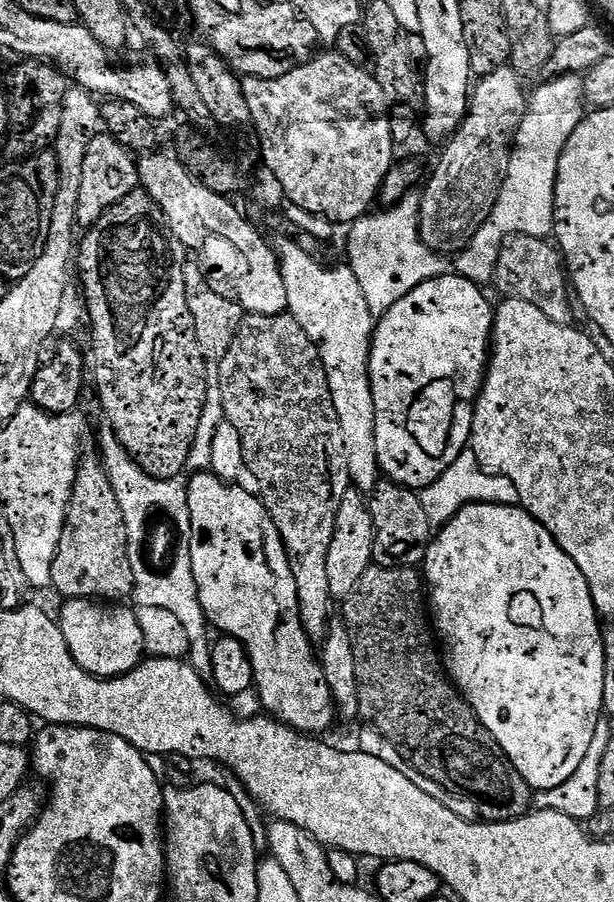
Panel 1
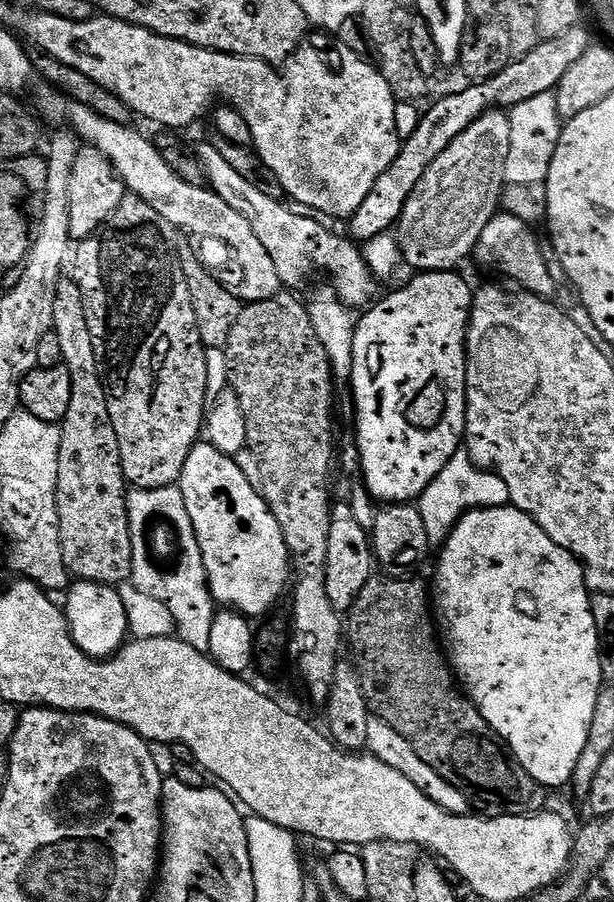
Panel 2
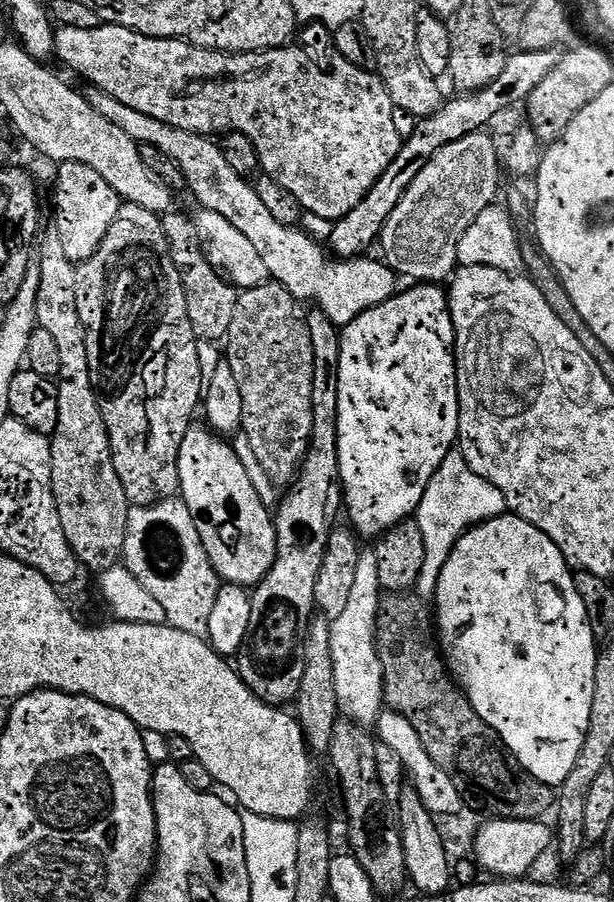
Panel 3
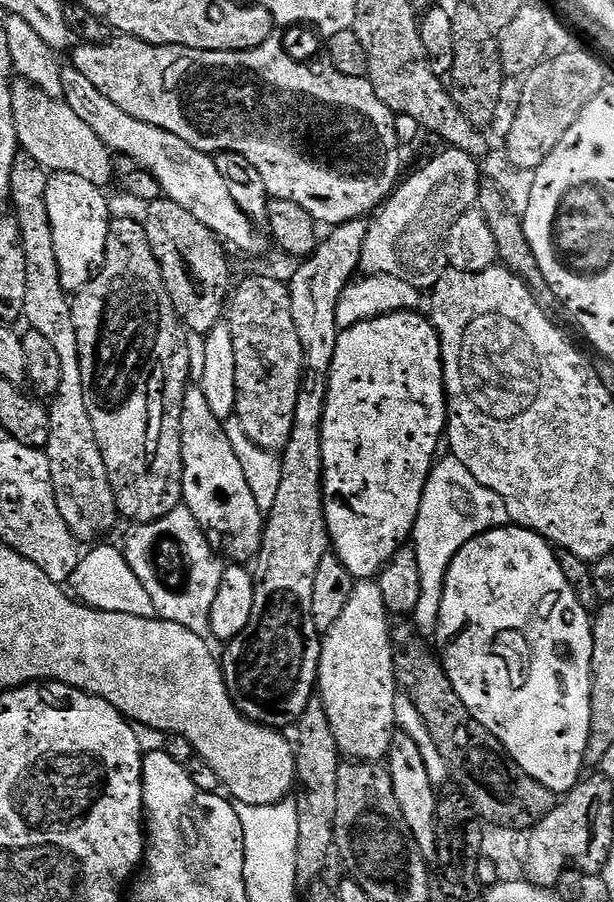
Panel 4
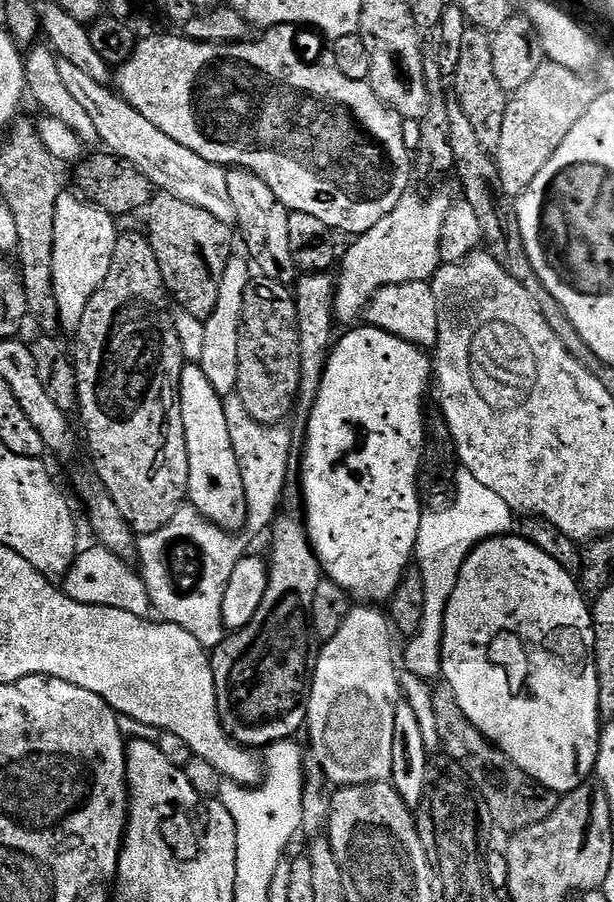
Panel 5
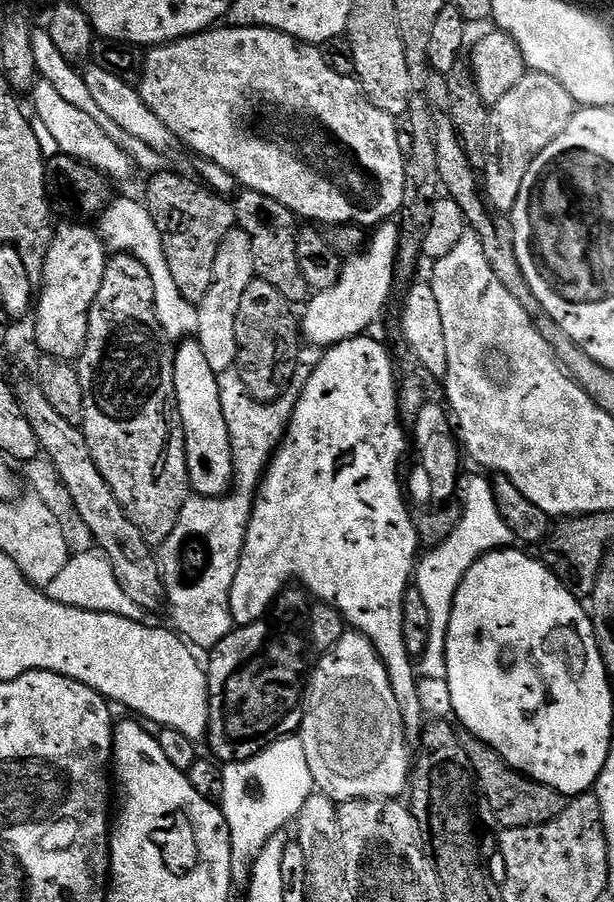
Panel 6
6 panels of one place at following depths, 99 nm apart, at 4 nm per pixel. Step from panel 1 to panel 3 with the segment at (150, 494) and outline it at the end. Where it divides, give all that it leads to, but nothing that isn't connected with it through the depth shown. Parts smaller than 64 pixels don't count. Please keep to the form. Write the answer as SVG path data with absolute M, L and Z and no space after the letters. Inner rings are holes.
M183 499L162 500L149 508L129 507L128 533L126 534L126 546L122 560L130 570L130 574L134 574L134 578L138 578L138 582L142 582L142 586L146 586L146 590L150 590L150 594L154 594L154 598L158 598L162 610L166 610L168 623L173 628L186 630L186 634L207 637L208 627L210 626L210 610L214 610L214 602L216 595L221 590L222 581L216 575L214 566L202 546L202 538L198 534L194 518L188 507L184 505ZM172 536L176 539L177 550L180 551L180 565L177 566L176 573L172 577L168 577L166 573L160 572L159 566L156 565L156 556L152 553L152 544L168 544L171 542Z

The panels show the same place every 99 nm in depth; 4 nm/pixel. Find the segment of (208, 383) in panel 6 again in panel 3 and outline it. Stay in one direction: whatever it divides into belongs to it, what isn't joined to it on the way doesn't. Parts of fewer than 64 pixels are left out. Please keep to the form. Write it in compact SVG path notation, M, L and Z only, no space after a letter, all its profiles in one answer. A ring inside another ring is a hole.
M193 422L178 454L178 474L179 495L194 518L216 575L224 584L259 584L276 561L276 525L273 513L254 490L233 445L203 423Z

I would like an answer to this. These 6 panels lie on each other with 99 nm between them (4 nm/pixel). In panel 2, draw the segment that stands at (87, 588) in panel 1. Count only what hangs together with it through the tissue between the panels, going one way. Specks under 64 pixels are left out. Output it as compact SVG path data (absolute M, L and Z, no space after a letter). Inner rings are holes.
M64 278L56 285L50 330L58 334L62 362L66 370L70 370L70 406L66 410L63 424L59 425L60 445L58 446L58 486L56 487L56 513L60 527L64 567L67 568L69 577L76 580L119 586L132 579L132 539L128 521L130 488L123 476L118 439L111 425L110 413L106 410L106 390L99 378L93 340L90 338L90 326L86 326L86 310L82 306L82 298L75 279Z

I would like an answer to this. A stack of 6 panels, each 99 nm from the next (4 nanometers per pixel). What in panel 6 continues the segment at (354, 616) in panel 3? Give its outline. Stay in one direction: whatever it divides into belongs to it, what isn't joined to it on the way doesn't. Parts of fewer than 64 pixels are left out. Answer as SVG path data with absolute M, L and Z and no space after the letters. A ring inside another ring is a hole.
M349 630L344 633L342 642L338 642L338 646L334 646L330 651L323 653L319 657L320 661L315 661L314 667L310 672L310 687L306 692L306 707L304 710L304 721L300 723L298 738L304 744L306 750L306 762L310 766L310 774L312 775L313 785L323 795L329 796L330 799L343 802L345 800L395 800L405 795L406 789L410 784L410 773L414 767L413 757L408 756L410 745L406 734L404 733L404 719L402 718L402 710L398 706L398 698L392 689L392 683L388 677L386 666L380 660L375 646L372 644L368 636L355 630Z

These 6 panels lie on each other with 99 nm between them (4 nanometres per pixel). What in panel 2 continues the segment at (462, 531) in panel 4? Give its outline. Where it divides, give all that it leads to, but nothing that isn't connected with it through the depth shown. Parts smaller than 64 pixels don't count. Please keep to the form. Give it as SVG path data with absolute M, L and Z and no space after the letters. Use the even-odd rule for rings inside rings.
M467 451L455 452L450 462L446 462L446 466L436 475L434 482L426 486L418 501L422 522L426 522L429 545L443 545L449 534L455 530L456 523L467 512L474 512L477 508L502 508L509 501L510 490L506 490L506 482L502 482L502 478L478 468Z

